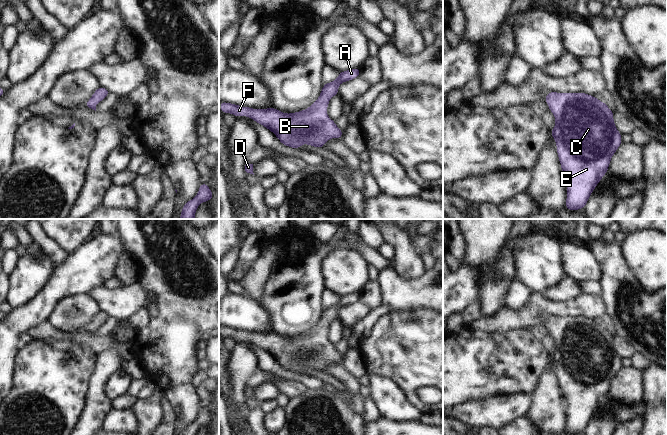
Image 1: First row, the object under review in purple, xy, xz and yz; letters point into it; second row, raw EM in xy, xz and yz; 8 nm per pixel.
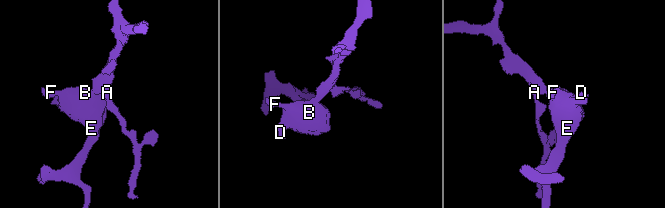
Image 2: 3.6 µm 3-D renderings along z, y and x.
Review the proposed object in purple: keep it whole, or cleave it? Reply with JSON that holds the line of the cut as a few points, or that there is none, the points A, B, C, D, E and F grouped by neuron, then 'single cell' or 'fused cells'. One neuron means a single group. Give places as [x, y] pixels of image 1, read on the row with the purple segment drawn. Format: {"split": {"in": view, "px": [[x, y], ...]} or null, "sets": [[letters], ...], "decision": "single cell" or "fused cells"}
{"split": null, "sets": [["A", "B", "C", "D", "E", "F"]], "decision": "single cell"}

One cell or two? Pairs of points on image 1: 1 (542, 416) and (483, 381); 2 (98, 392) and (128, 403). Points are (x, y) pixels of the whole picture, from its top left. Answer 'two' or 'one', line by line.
1: two
2: two

